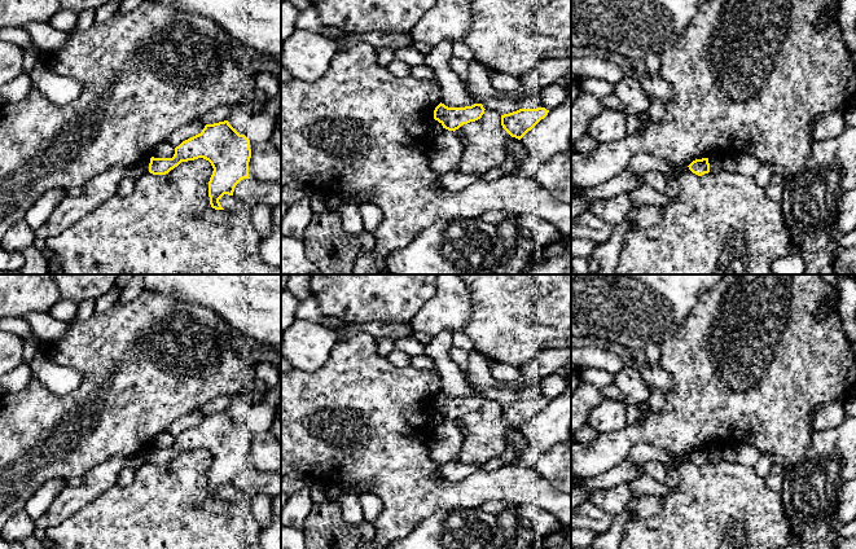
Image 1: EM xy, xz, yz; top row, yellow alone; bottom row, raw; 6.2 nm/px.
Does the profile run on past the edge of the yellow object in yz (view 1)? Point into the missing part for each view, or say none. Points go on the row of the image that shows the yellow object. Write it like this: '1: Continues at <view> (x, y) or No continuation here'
1: No continuation here

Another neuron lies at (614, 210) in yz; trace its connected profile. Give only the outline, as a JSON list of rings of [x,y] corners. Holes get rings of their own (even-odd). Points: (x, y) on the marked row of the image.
[[[627,193],[610,198],[592,199],[589,207],[593,215],[614,228],[623,223],[631,210],[631,198]]]

